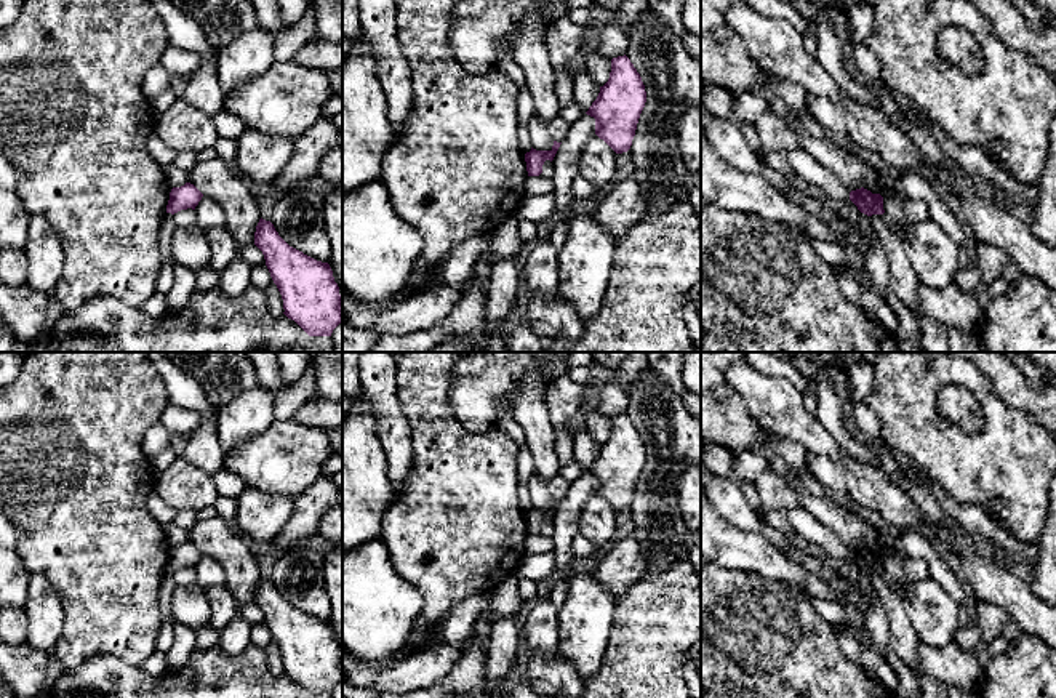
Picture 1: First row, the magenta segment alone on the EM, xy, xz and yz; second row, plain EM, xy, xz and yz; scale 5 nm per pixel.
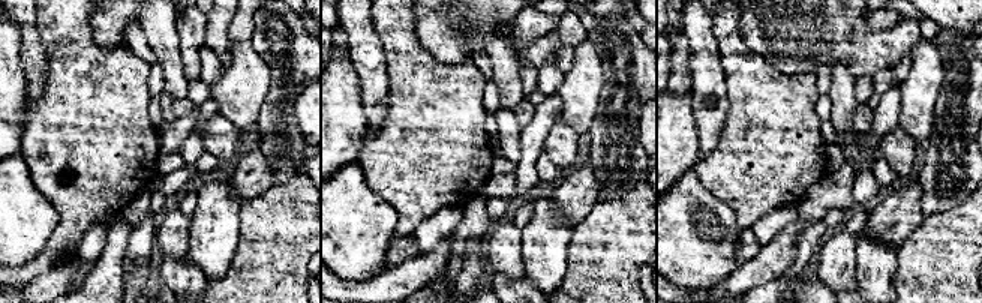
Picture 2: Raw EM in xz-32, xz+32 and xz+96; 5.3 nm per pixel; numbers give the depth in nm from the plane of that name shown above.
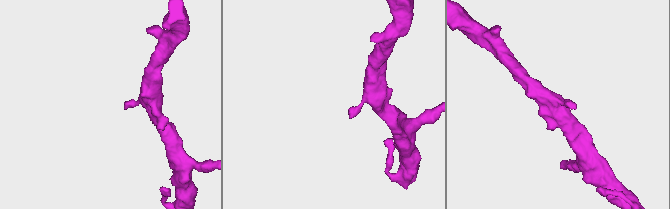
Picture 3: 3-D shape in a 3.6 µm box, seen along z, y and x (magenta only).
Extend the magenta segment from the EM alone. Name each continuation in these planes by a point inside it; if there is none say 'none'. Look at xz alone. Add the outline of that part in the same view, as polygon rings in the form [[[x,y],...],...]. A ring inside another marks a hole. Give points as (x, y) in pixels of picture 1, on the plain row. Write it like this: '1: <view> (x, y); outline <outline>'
none

